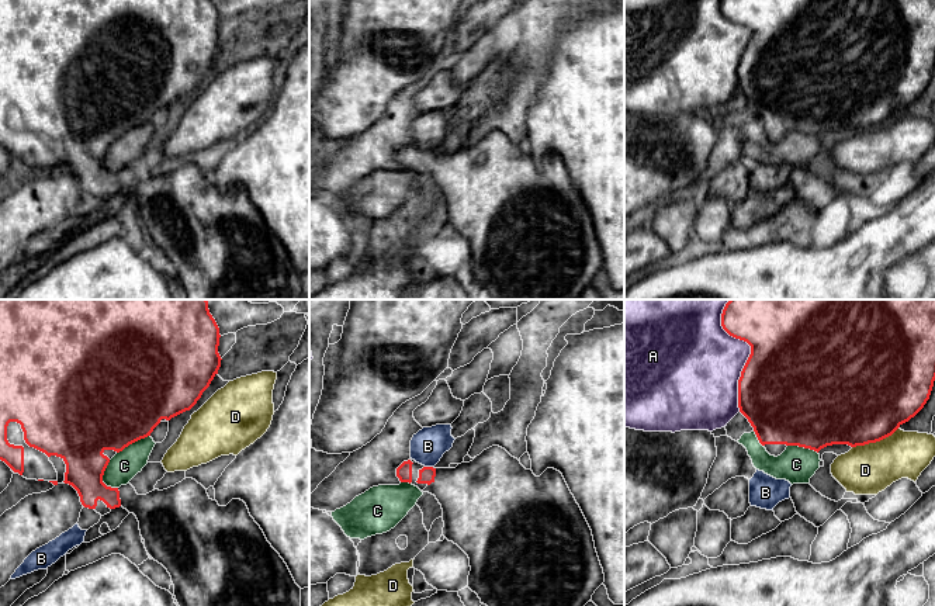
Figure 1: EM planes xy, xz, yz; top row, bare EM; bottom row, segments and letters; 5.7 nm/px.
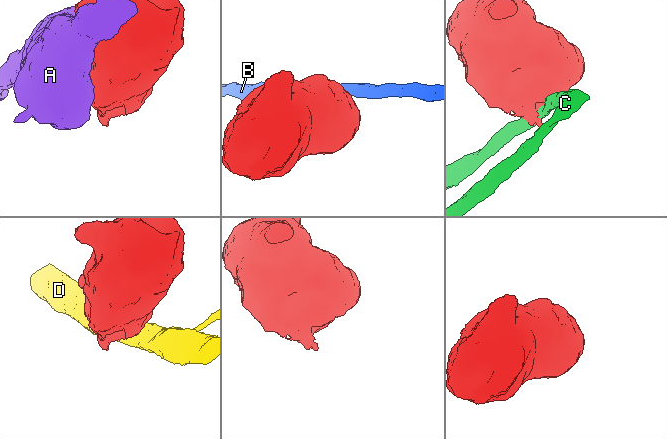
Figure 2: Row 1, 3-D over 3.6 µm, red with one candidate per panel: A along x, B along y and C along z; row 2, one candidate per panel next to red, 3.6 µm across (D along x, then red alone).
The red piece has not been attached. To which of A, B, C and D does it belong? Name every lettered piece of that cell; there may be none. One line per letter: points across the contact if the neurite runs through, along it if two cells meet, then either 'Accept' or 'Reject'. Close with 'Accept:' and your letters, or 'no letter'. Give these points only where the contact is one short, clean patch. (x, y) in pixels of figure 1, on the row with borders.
A: Reject
B: Reject
C: Reject
D: Reject
Accept: no letter

